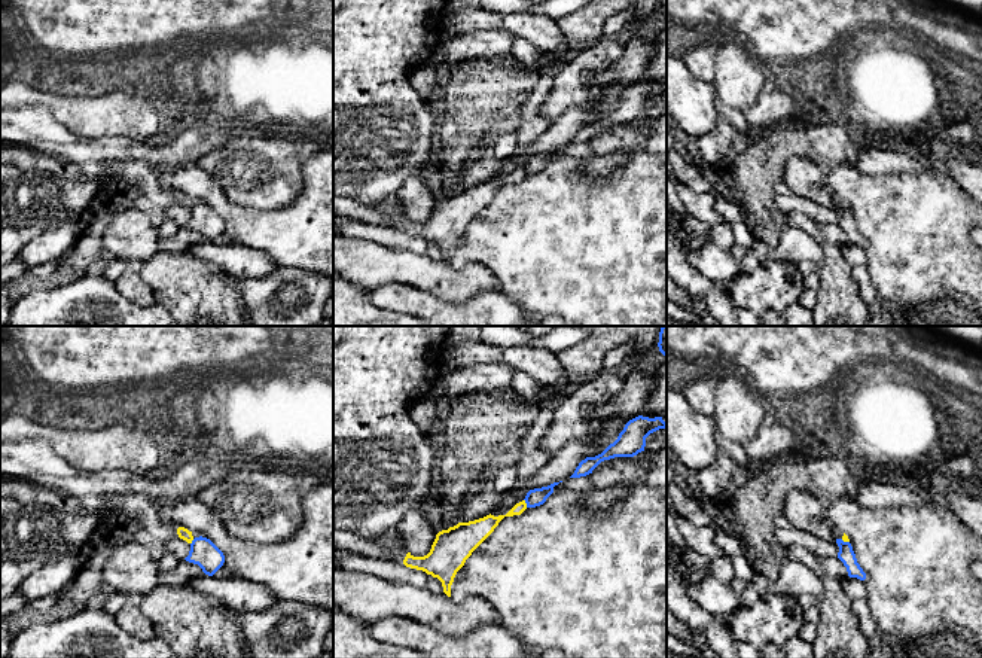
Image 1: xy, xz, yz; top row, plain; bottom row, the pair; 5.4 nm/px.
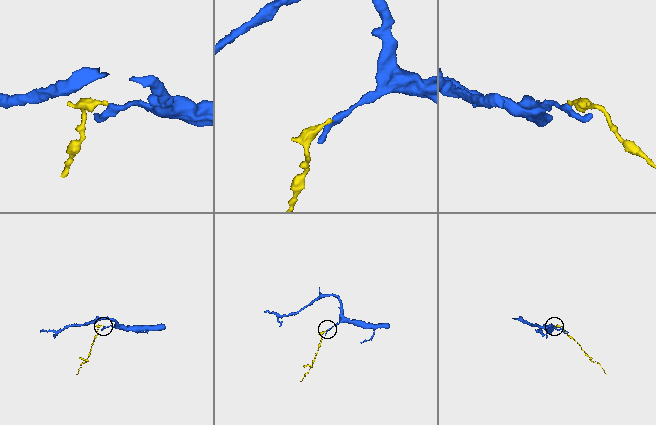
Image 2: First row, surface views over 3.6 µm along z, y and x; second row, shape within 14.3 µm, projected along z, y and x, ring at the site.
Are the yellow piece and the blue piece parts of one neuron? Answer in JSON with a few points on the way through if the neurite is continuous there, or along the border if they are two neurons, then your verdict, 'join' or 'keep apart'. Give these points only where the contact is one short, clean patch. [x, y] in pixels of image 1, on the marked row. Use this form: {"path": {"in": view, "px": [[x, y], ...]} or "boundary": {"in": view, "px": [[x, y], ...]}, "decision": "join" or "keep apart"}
{"boundary": {"in": "xz", "px": [[524, 499], [527, 506]]}, "decision": "keep apart"}

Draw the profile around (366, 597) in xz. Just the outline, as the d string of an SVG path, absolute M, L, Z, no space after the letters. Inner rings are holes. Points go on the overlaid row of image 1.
M353 566L347 569L333 569L333 609L363 622L375 622L385 616L405 616L454 637L466 636L479 625L500 624L498 613L484 598L467 597L463 603L457 603L443 591L434 594L427 588L391 582L362 573Z

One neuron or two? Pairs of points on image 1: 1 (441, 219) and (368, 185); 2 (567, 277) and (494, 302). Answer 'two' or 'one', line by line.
1: two
2: two

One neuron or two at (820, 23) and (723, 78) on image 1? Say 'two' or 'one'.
two

